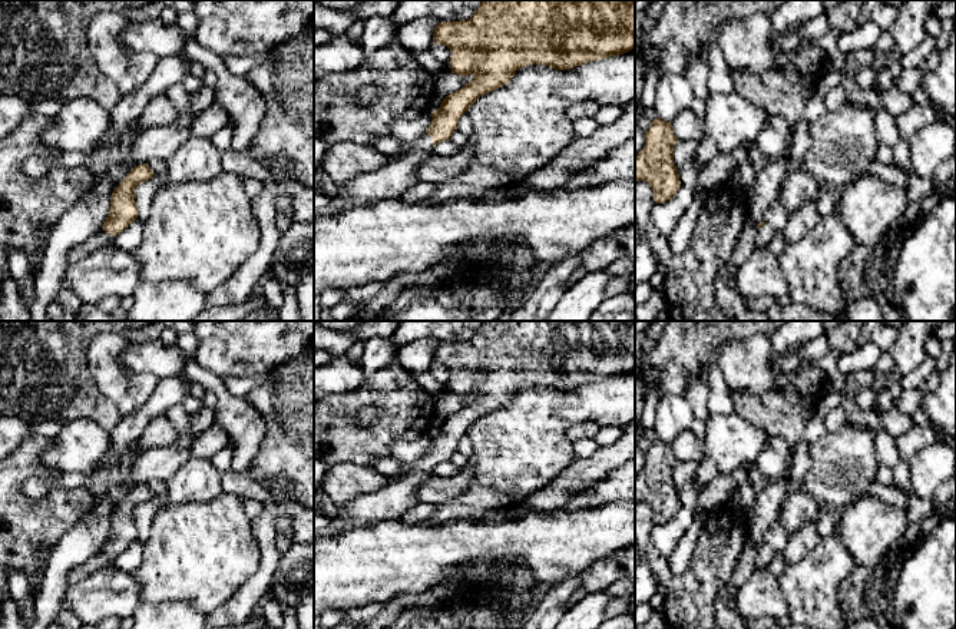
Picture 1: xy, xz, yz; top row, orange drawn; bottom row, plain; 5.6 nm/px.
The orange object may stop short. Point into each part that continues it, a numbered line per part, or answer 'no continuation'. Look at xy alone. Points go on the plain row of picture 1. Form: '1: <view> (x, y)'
1: xy (101, 559)

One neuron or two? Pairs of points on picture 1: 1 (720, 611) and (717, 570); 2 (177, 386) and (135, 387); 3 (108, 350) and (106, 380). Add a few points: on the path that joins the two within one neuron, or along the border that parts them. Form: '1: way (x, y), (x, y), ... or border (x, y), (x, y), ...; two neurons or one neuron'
1: border (728, 582), (717, 598), (713, 613); two neurons
2: border (159, 380), (152, 396), (132, 411); two neurons
3: way (106, 357), (106, 373); one neuron

